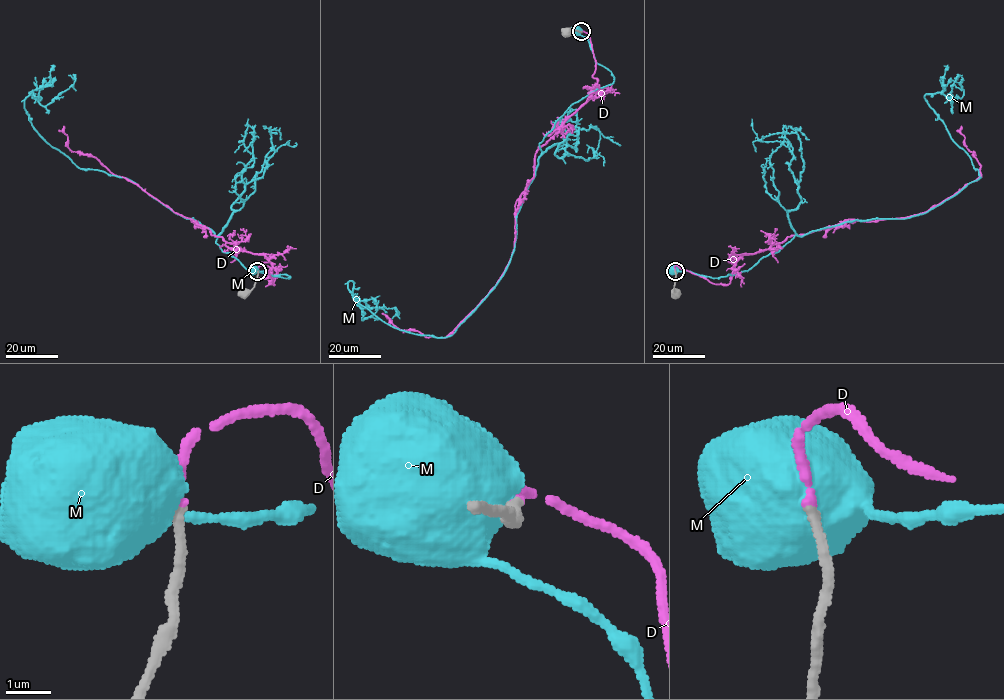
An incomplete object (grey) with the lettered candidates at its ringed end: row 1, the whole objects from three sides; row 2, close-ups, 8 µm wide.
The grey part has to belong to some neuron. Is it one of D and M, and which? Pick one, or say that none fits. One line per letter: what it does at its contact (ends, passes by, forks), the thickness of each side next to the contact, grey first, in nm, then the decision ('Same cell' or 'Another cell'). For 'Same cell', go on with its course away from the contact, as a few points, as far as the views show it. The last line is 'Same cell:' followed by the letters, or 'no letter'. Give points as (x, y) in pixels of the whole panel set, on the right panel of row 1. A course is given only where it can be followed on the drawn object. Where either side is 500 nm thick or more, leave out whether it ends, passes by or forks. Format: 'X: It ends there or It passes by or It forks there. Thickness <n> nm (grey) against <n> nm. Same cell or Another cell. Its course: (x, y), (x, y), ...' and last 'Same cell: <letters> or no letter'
D: It ends there. Thickness 220 nm (grey) against 200 nm. Same cell. Its course: (675, 270), (675, 265), (727, 284), (742, 255), (787, 237), (840, 223), (921, 213), (981, 176), (961, 126)
M: Thickness 240 nm (grey) against 1000 nm. Another cell
Same cell: D

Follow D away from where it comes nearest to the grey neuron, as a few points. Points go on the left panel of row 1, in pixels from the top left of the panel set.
D: (257, 270), (266, 267), (274, 284), (276, 270), (264, 255), (227, 243), (94, 157), (72, 151), (64, 126)

